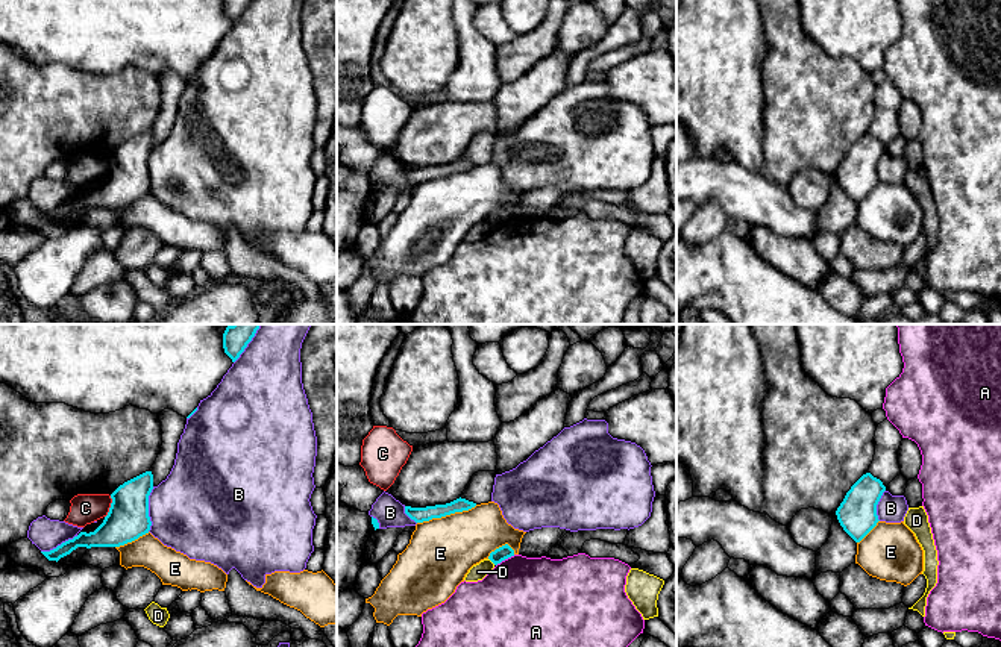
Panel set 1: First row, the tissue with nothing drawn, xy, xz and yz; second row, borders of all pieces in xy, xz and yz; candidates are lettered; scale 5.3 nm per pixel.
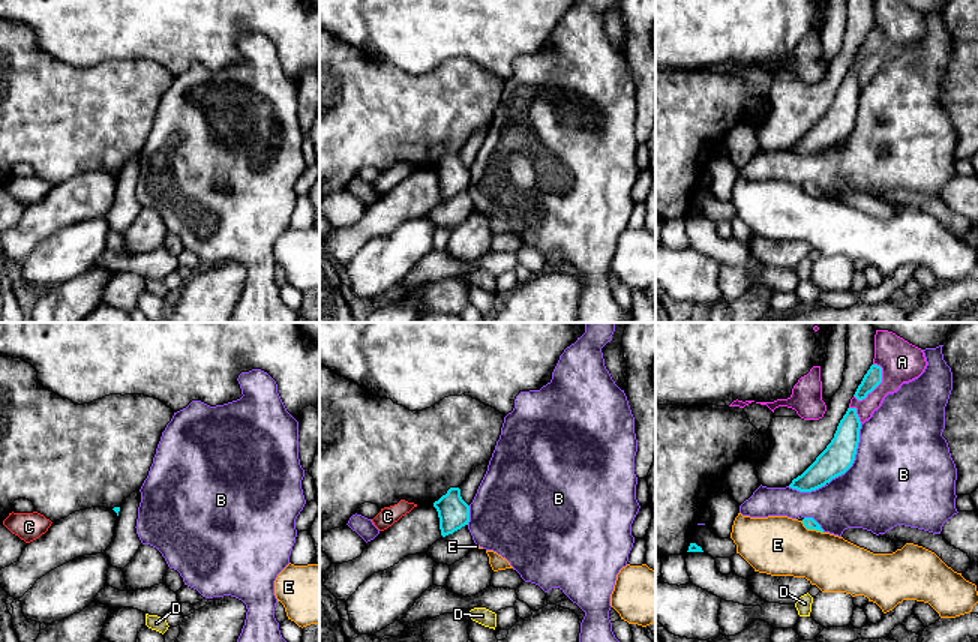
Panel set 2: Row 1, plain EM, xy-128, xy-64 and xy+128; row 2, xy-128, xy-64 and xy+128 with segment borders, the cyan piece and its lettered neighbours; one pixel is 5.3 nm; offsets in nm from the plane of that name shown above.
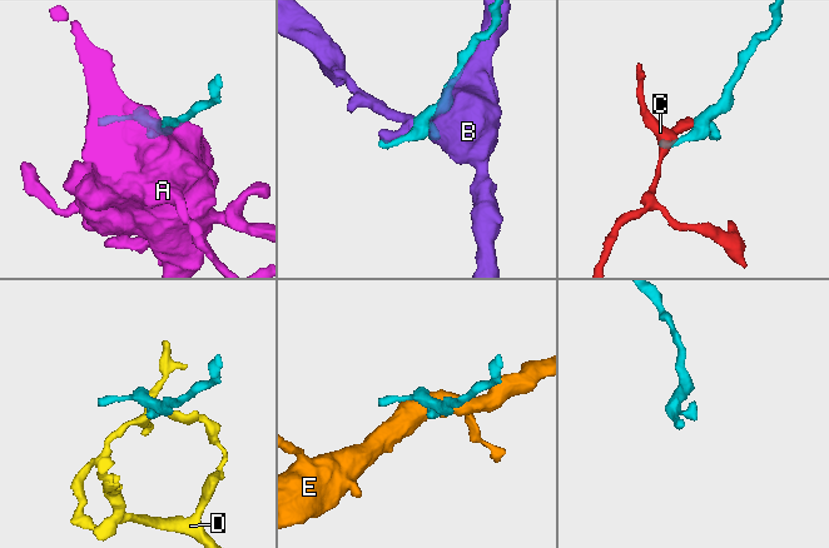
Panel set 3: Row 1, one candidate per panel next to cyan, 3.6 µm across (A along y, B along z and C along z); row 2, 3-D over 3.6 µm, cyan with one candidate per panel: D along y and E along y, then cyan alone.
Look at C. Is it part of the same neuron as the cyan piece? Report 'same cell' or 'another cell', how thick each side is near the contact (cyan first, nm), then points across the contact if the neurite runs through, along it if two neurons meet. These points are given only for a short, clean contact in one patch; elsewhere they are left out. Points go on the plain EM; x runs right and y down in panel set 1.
another cell; calibres 220 and 160 nm; border xy (111, 156), (111, 165), (105, 178)

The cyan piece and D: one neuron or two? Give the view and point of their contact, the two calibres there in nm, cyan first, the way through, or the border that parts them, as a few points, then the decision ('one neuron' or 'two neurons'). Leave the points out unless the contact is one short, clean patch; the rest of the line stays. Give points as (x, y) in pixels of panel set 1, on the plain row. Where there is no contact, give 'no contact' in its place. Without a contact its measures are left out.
contact xz (492, 221); calibres 70 and 90 nm; two neurons

